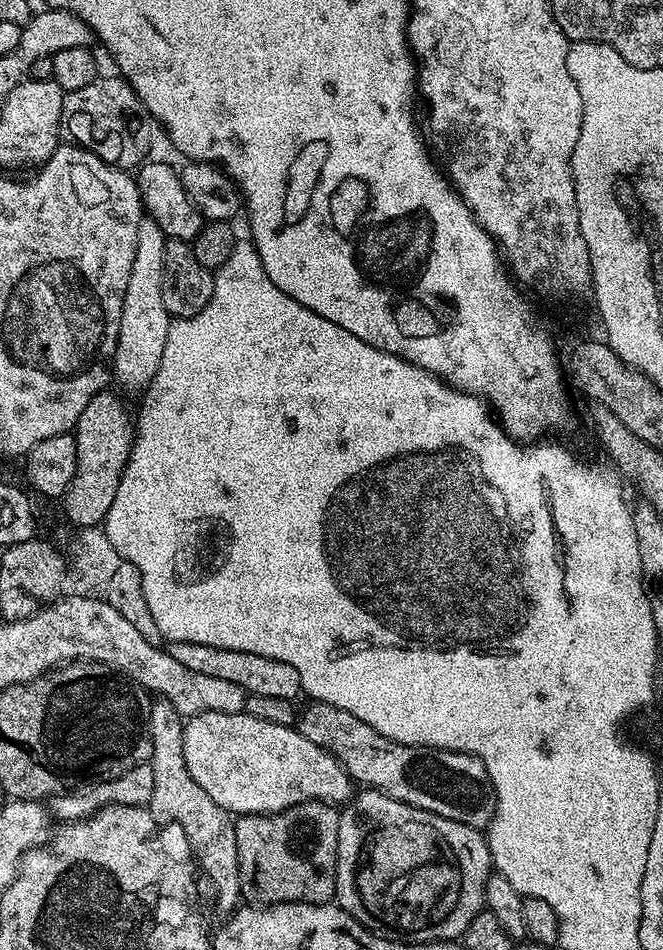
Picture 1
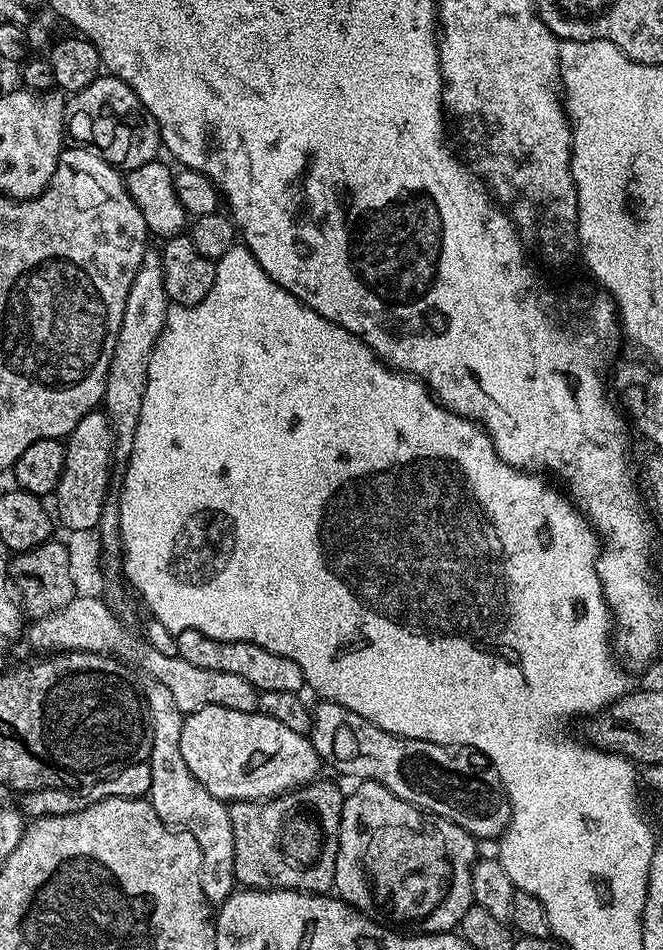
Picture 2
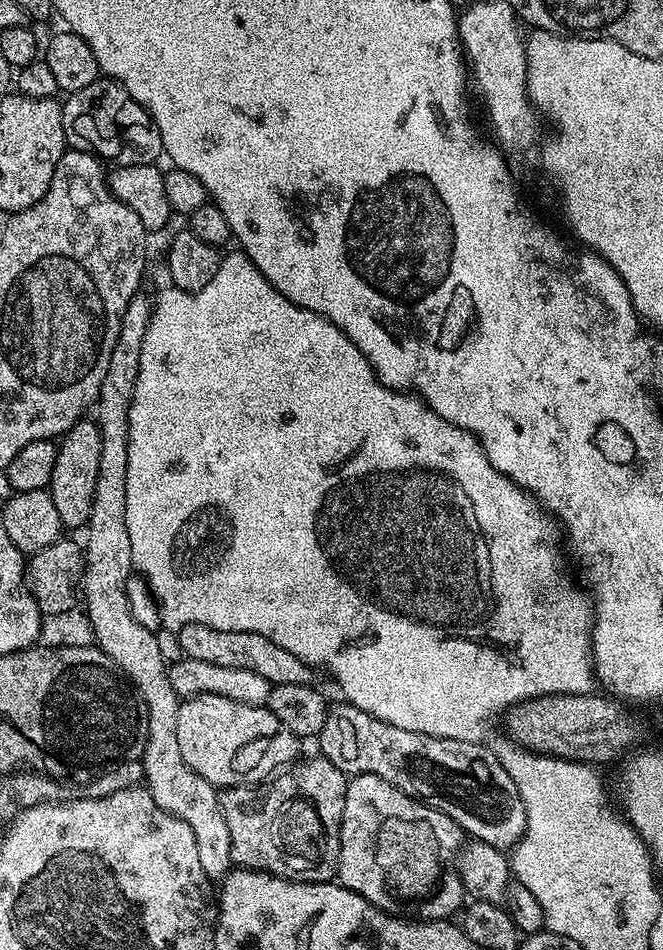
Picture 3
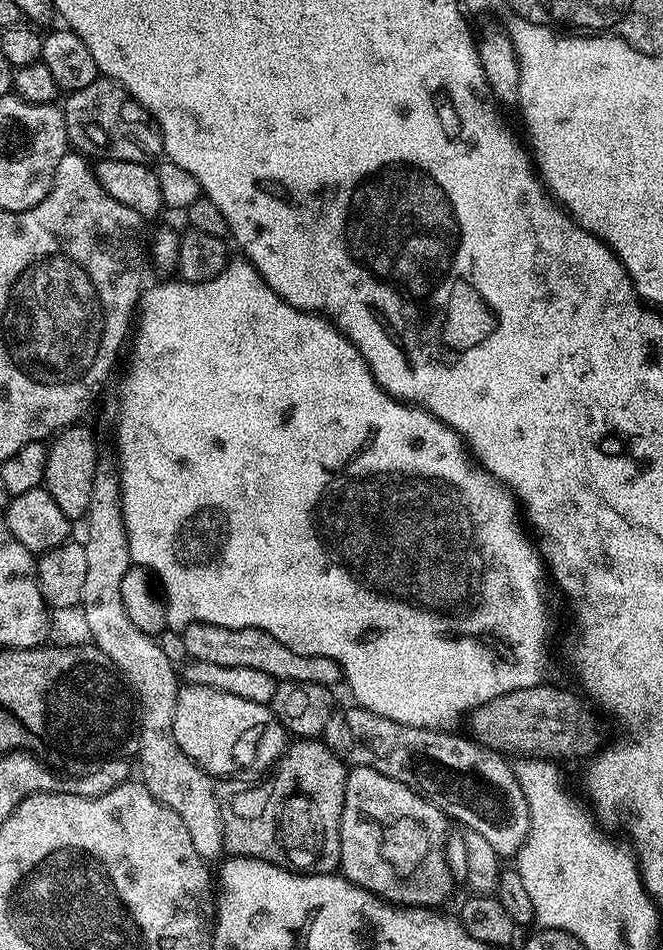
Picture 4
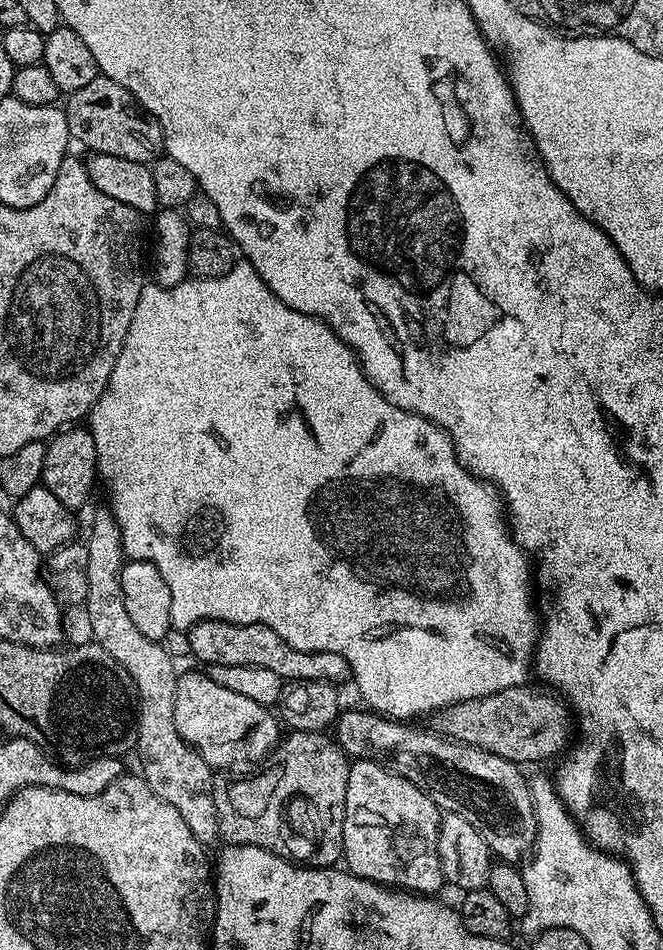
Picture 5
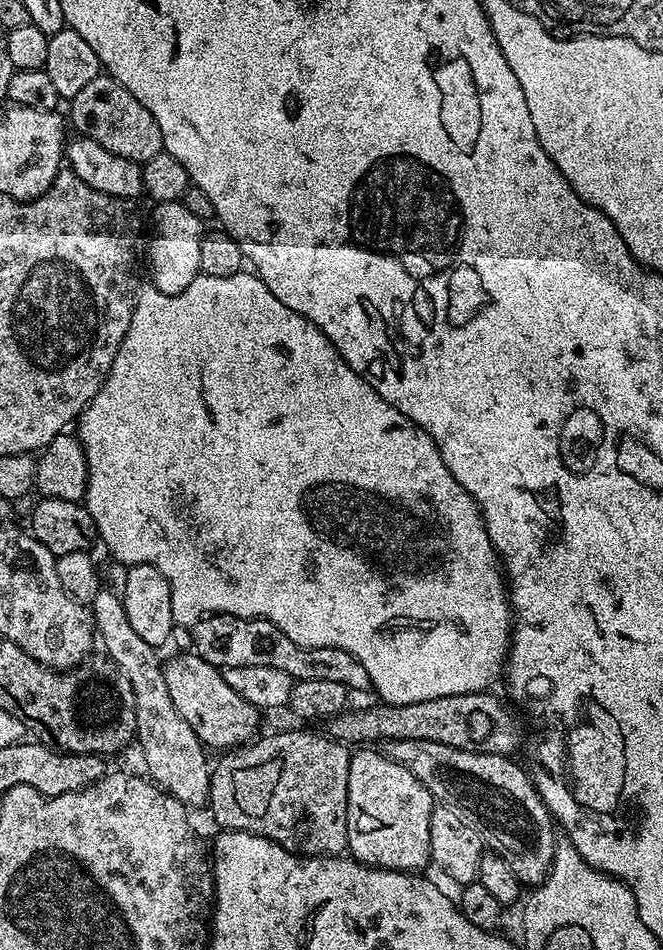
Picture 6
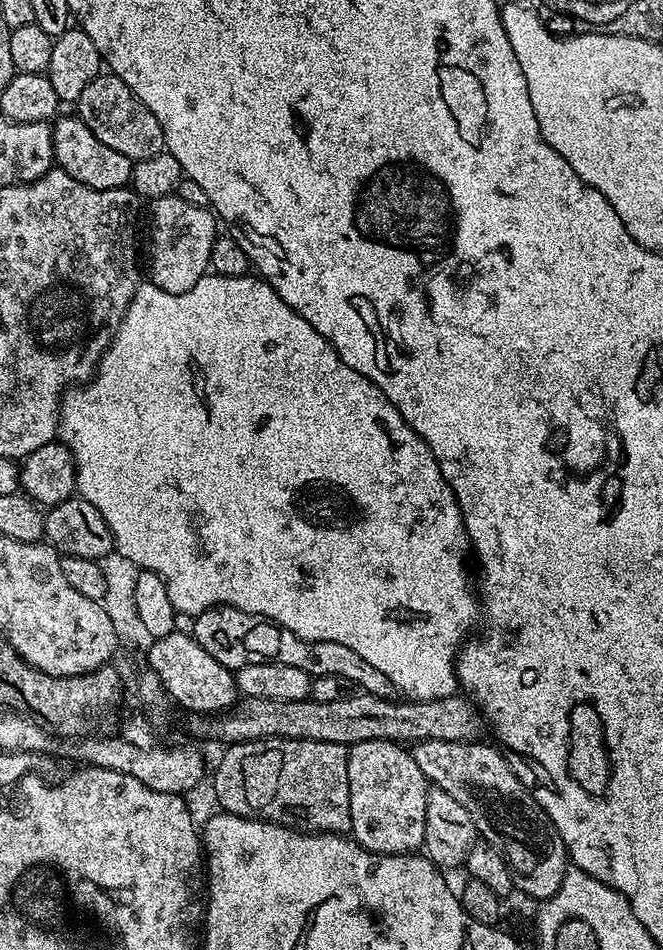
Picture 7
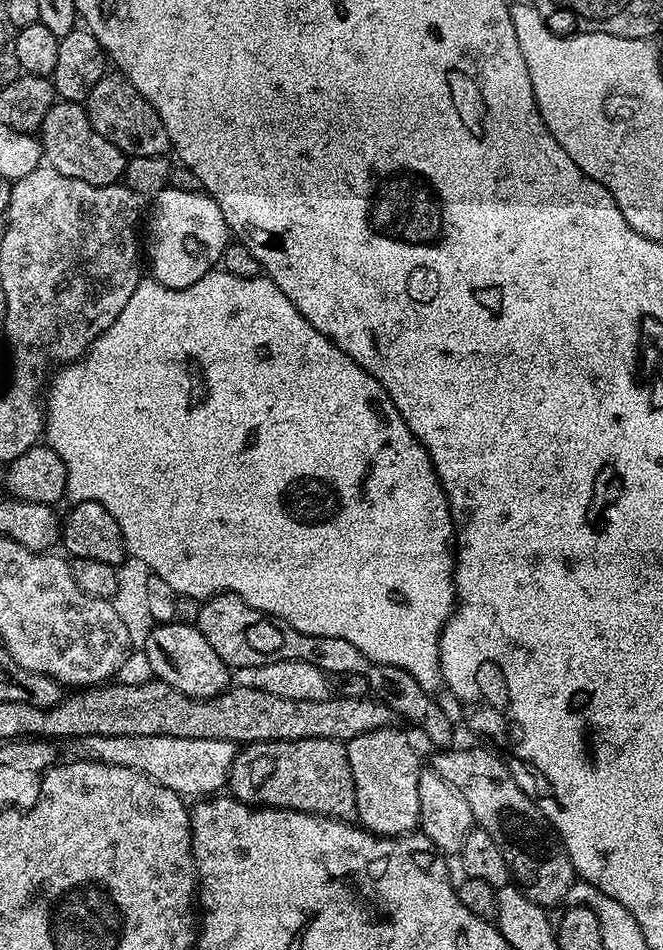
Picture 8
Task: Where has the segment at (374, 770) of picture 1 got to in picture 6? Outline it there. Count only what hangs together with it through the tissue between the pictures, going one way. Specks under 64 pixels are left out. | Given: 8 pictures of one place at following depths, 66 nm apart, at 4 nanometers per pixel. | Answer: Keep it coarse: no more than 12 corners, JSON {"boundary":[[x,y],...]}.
{"boundary":[[421,740],[385,756],[467,814],[521,885],[547,880],[552,813],[515,759]]}

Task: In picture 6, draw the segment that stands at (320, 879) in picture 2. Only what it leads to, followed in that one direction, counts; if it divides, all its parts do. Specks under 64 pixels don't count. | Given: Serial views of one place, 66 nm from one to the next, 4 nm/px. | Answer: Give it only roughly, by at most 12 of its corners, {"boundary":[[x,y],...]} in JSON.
{"boundary":[[276,732],[225,751],[224,830],[288,852],[348,846],[350,748]]}

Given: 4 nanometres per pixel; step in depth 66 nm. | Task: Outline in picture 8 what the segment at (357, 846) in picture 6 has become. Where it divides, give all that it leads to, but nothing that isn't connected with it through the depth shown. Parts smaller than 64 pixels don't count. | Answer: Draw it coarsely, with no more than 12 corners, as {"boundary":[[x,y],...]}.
{"boundary":[[396,727],[347,741],[355,819],[375,836],[420,822],[422,763]]}

